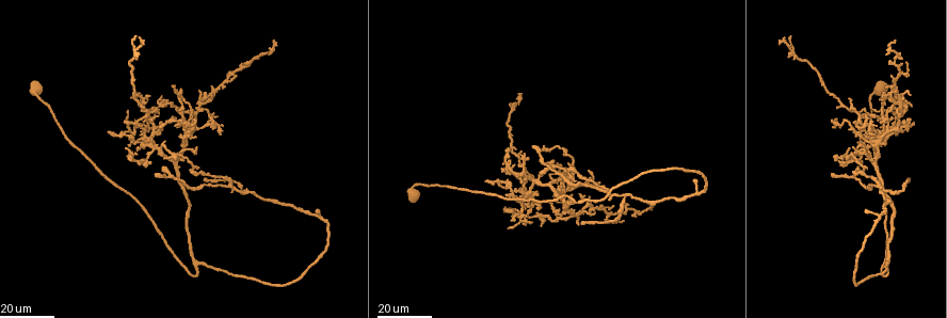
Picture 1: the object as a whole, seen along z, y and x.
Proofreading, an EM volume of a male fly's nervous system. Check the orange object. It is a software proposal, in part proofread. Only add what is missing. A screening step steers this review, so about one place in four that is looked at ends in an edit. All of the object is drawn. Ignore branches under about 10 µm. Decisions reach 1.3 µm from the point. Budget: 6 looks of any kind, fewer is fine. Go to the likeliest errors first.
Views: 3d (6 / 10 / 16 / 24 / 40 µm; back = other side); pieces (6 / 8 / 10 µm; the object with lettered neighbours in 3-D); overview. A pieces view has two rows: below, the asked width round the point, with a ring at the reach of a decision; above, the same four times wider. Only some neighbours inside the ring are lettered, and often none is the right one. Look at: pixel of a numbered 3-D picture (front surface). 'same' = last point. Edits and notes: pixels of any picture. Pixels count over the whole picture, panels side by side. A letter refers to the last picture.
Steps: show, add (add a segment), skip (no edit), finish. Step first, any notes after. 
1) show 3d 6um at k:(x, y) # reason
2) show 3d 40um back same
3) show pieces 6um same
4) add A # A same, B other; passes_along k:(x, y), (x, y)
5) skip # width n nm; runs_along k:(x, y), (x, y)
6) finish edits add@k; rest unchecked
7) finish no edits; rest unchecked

show 3d 24um at 1:(161, 127) # an open end

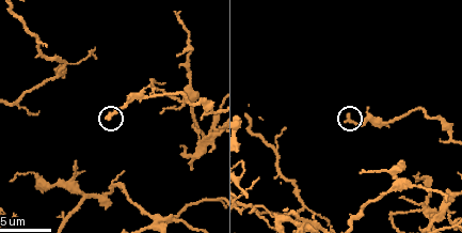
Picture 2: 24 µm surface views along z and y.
show pieces 8um at 2:(349, 116)

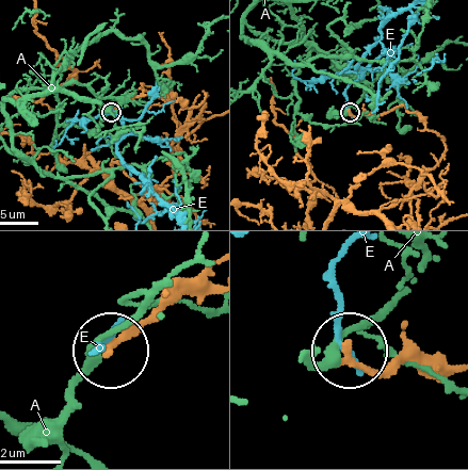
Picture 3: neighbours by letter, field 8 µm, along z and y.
skip # A other, E other; runs_along 3:(447, 369), (401, 360), (371, 369), (351, 356); no lettered segment goes on from it

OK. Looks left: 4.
show 3d 24um at 1:(191, 172)

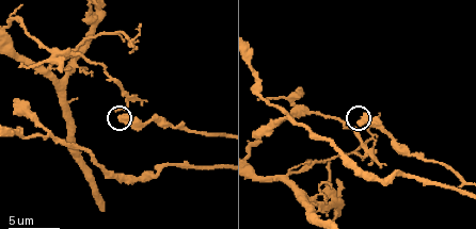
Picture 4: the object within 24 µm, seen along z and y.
show pieces 10um at 4:(120, 118)

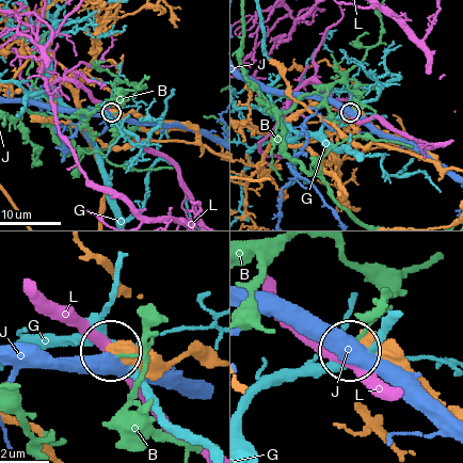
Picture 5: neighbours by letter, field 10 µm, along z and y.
skip # B other, G other, J other, L other; runs_along 5:(201, 137), (180, 123), (111, 112); no lettered segment goes on from it

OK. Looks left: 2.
show 3d 24um at 1:(507, 148) # end of a long branch

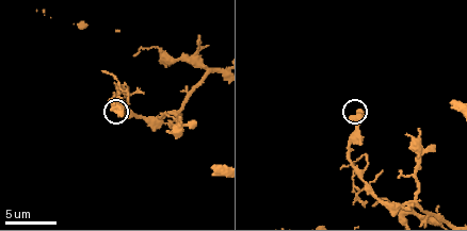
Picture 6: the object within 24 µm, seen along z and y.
show pieces 8um at 6:(358, 116)

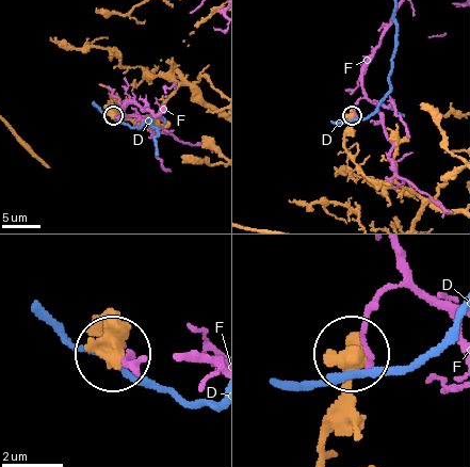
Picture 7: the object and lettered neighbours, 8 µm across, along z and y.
skip # D other, F other; runs_along 7:(412, 193), (394, 180), (363, 174), (344, 145), (351, 115); no lettered segment goes on from it

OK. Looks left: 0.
finish no edits; rest unchecked

